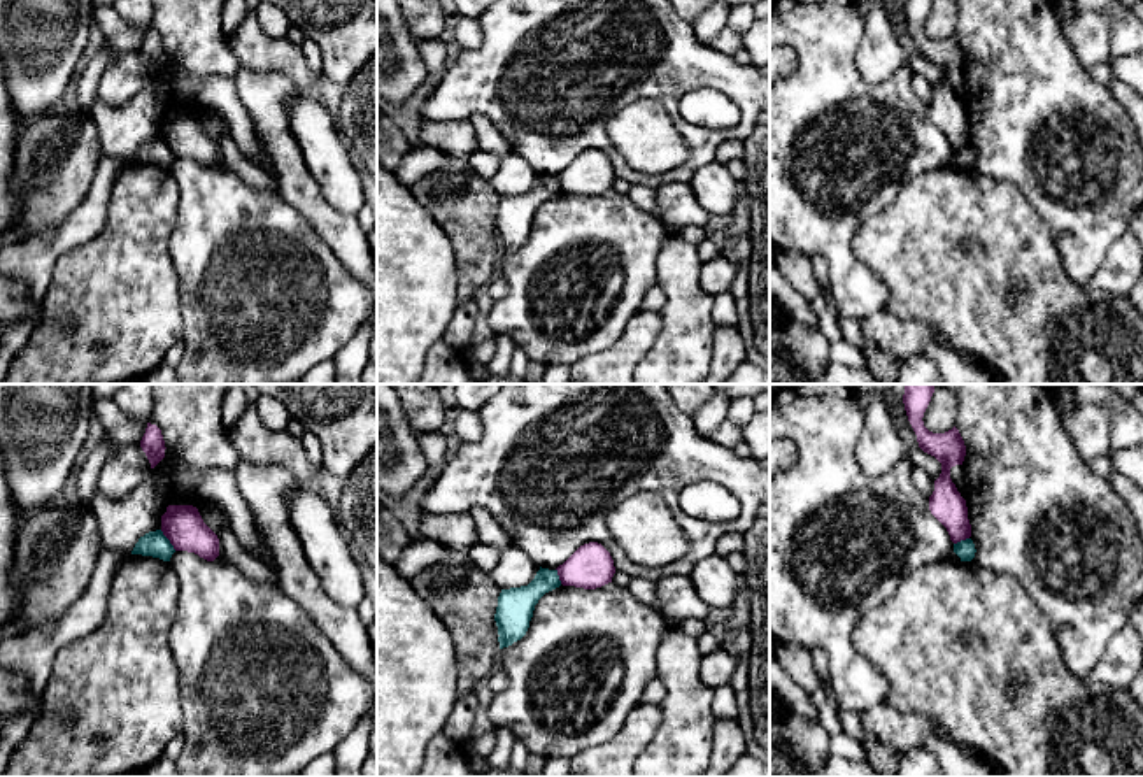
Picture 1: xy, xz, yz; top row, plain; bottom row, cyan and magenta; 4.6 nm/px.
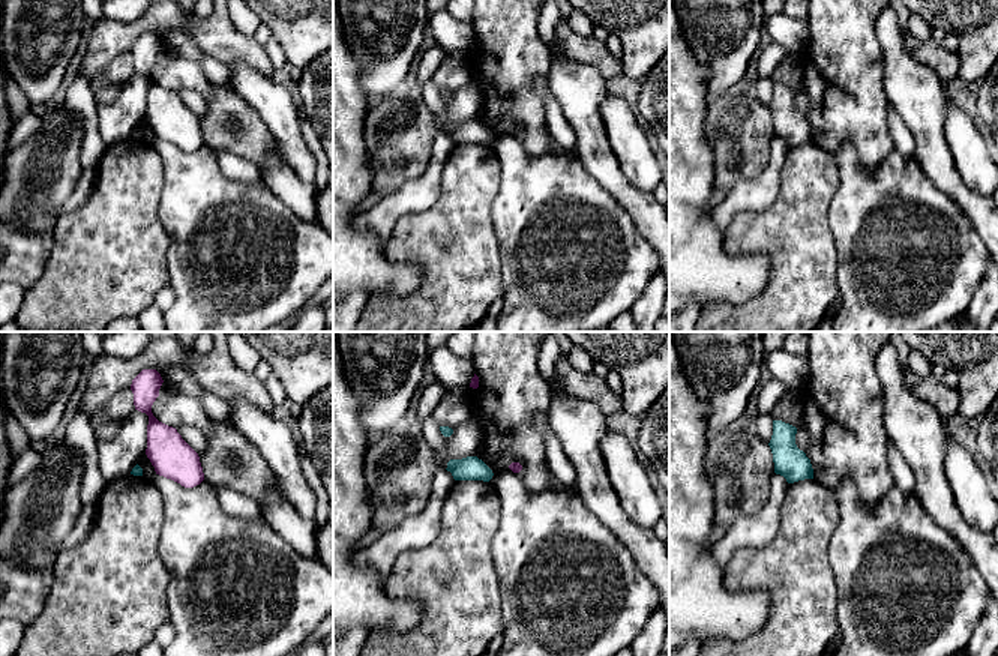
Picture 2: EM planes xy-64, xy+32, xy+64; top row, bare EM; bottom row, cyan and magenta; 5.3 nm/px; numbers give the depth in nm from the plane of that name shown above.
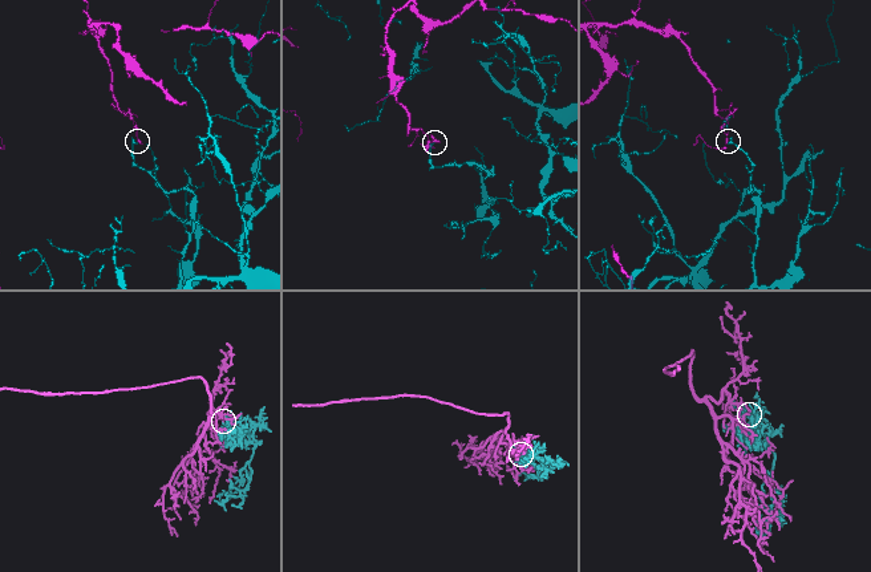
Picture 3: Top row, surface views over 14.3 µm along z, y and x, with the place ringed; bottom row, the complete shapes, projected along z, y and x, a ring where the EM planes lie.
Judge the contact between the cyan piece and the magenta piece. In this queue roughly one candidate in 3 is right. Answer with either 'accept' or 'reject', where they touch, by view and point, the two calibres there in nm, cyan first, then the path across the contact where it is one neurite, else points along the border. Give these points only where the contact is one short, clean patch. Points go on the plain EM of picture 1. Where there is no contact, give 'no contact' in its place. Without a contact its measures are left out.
reject | xy (169, 148) | 120/190 nm | along xy (160, 137), (176, 156)

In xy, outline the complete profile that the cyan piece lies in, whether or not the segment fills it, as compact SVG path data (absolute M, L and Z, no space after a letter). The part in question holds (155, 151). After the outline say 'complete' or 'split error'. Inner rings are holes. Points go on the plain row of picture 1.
M161 137L149 139L138 146L131 161L153 163L163 168L170 168L172 161L175 160L170 147L163 142Z; complete

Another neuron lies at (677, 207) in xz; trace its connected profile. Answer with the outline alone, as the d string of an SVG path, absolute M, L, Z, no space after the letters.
M687 179L673 181L656 189L657 219L670 230L701 226L705 228L710 214L696 200Z

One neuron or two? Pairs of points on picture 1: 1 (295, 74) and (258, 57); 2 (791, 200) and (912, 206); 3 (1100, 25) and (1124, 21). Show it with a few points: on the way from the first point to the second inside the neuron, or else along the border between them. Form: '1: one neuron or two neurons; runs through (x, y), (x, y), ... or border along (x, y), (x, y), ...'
1: one neuron; runs through (286, 65), (277, 57), (267, 57)
2: two neurons; border along (919, 176), (889, 204), (870, 214), (858, 230)
3: two neurons; border along (1108, 18), (1112, 55)

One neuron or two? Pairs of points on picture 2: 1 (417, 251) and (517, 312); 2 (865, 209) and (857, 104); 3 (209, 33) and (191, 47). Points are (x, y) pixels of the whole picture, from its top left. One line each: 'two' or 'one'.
1: two
2: two
3: two

